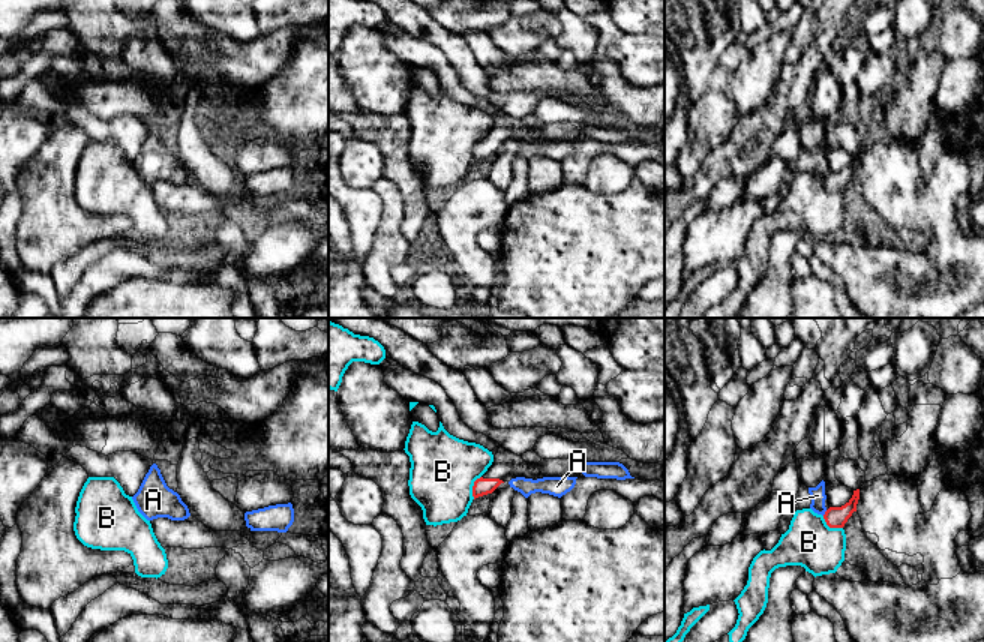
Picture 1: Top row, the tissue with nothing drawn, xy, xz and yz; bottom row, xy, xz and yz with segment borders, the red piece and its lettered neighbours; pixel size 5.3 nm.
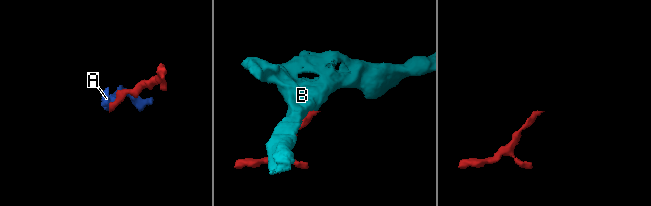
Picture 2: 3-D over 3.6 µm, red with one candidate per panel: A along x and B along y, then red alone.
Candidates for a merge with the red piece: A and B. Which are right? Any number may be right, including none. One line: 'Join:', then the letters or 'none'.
Join: none

